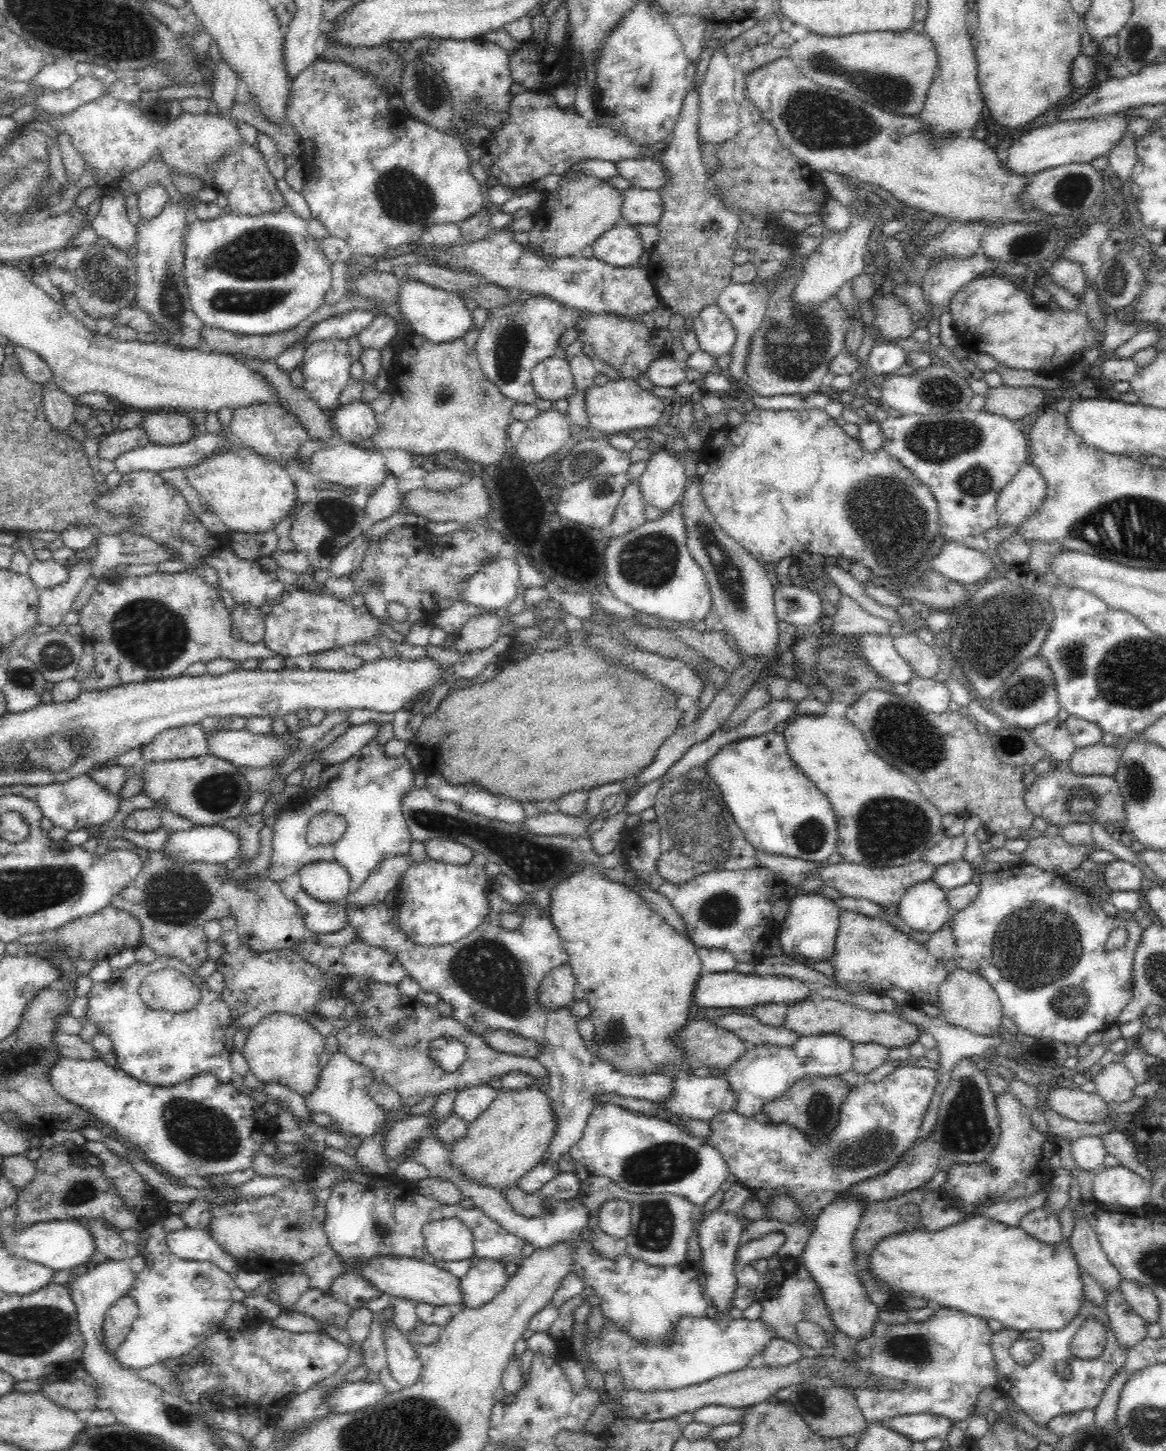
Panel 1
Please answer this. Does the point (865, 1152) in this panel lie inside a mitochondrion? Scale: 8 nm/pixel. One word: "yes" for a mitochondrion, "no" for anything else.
yes

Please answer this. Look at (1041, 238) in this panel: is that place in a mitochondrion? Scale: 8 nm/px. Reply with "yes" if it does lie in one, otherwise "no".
yes

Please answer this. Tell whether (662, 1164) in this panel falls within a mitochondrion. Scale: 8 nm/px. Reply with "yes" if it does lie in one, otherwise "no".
yes

